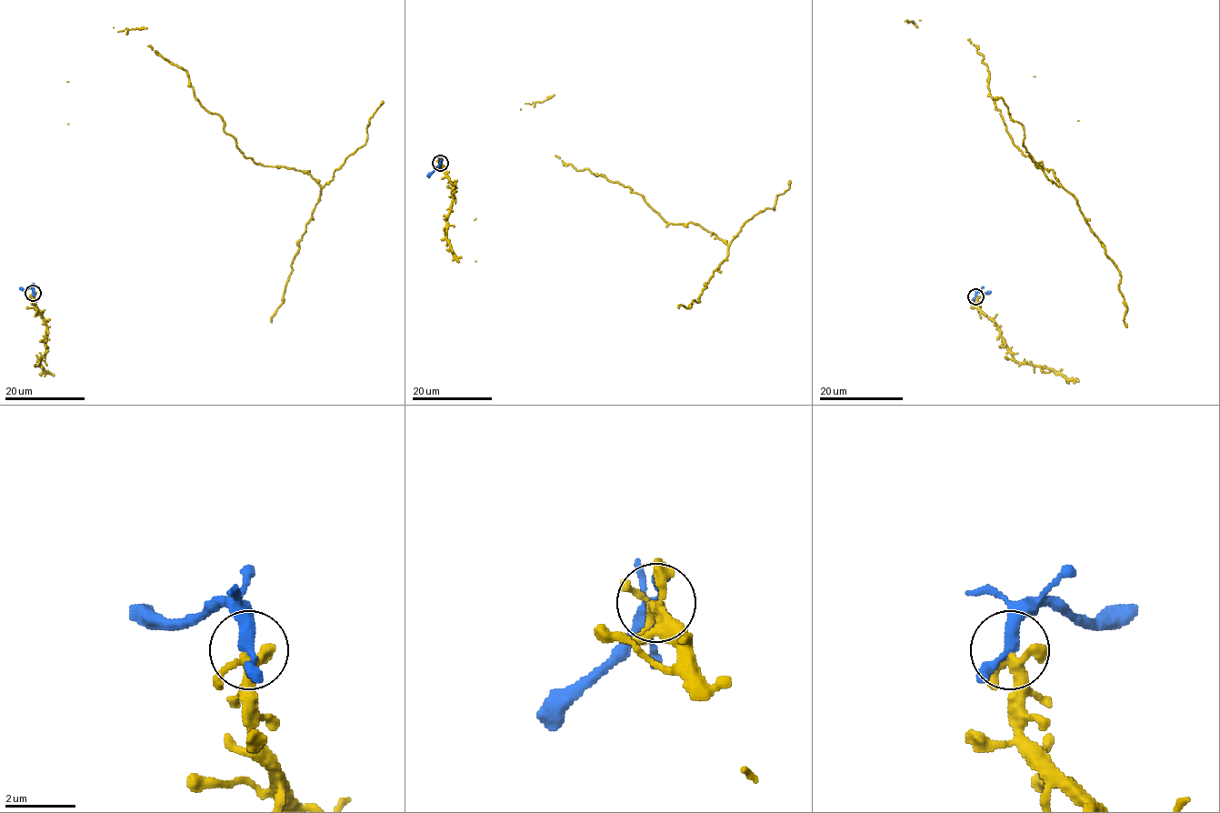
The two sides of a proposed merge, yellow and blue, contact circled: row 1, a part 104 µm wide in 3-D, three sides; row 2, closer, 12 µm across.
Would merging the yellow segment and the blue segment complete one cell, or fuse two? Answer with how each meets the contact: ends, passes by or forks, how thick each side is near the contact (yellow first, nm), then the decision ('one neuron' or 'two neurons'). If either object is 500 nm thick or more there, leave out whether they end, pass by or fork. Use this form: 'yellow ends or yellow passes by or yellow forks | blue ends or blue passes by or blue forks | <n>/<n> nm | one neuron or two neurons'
yellow forks | blue ends | 220/460 nm | one neuron

